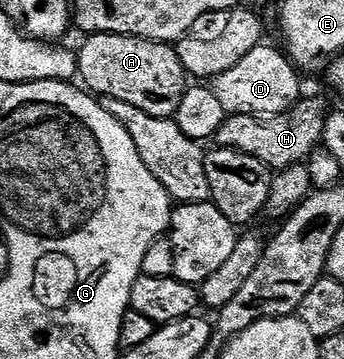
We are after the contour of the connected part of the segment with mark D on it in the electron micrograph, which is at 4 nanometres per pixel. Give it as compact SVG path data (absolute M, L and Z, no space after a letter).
M259 44L234 68L212 80L210 87L225 115L256 115L267 118L284 114L301 101L304 91L293 62L279 47L276 49L266 45Z

